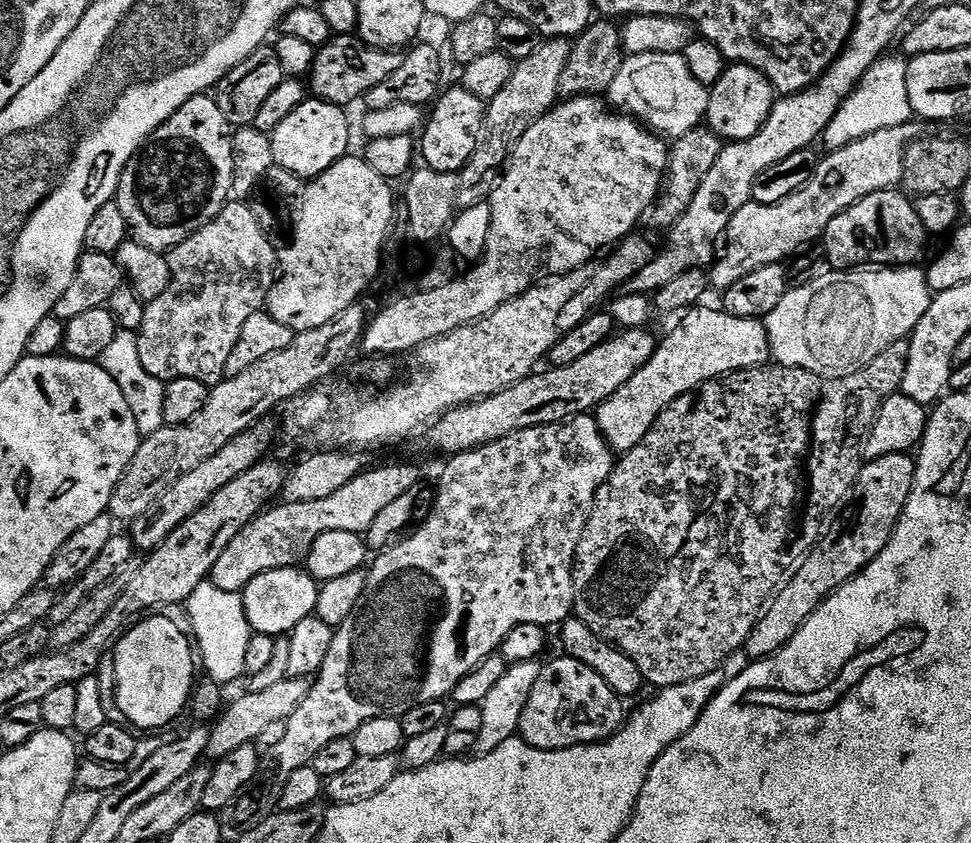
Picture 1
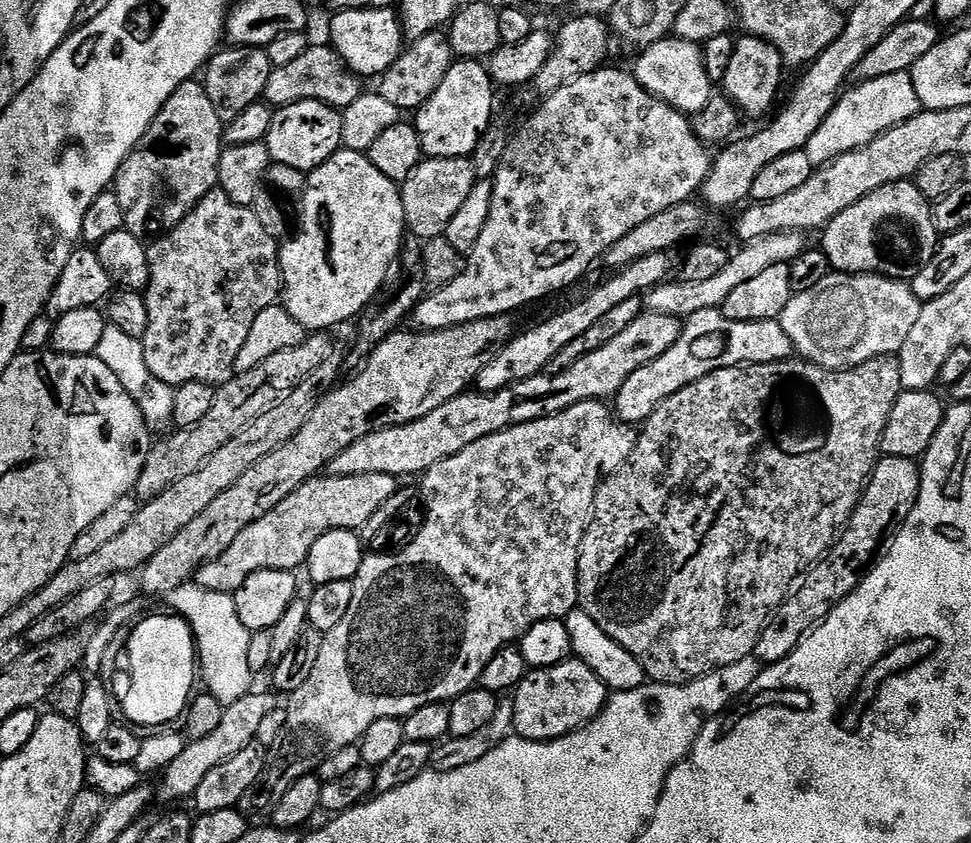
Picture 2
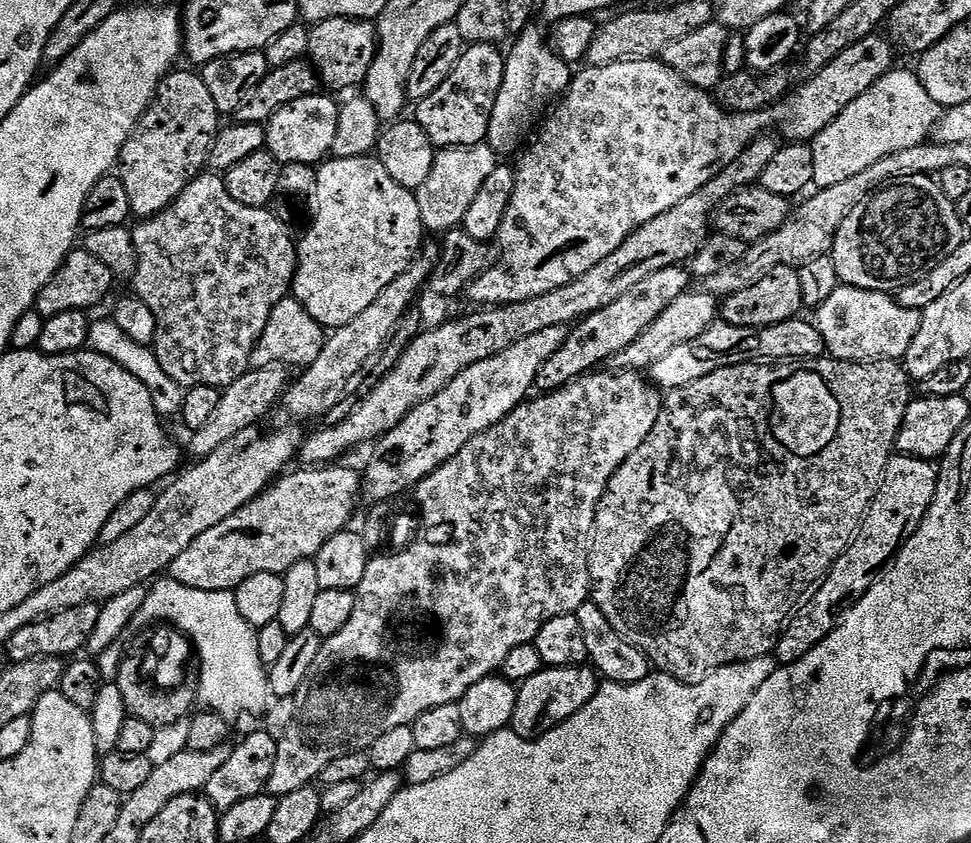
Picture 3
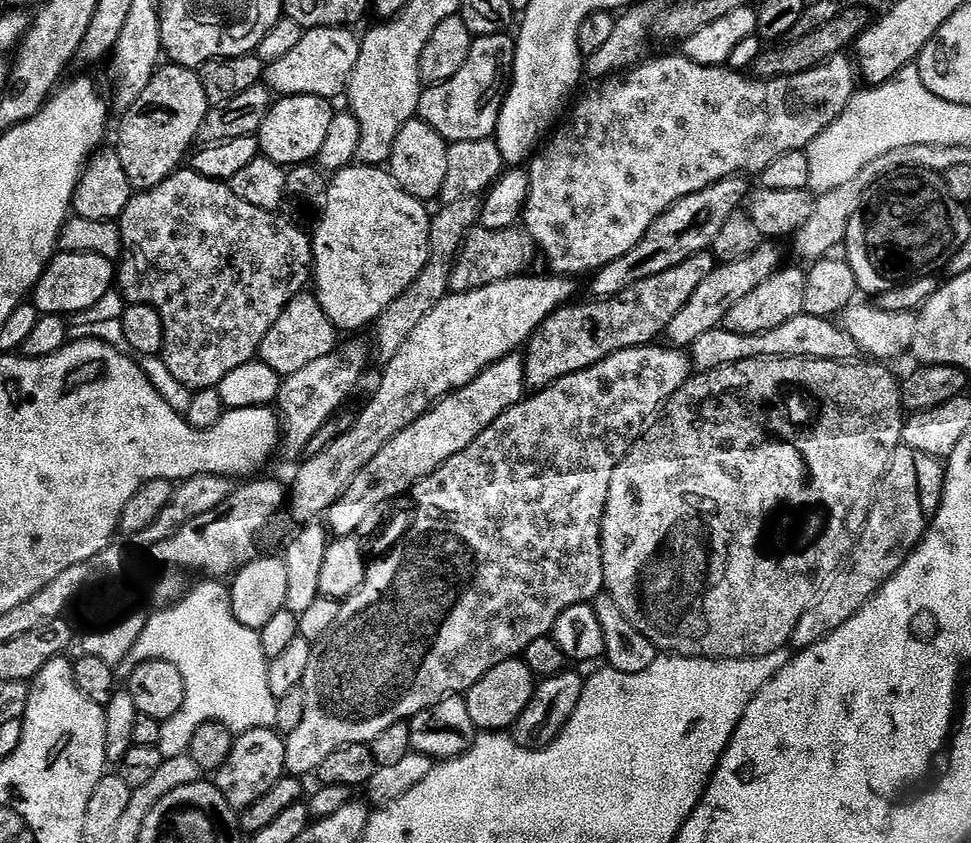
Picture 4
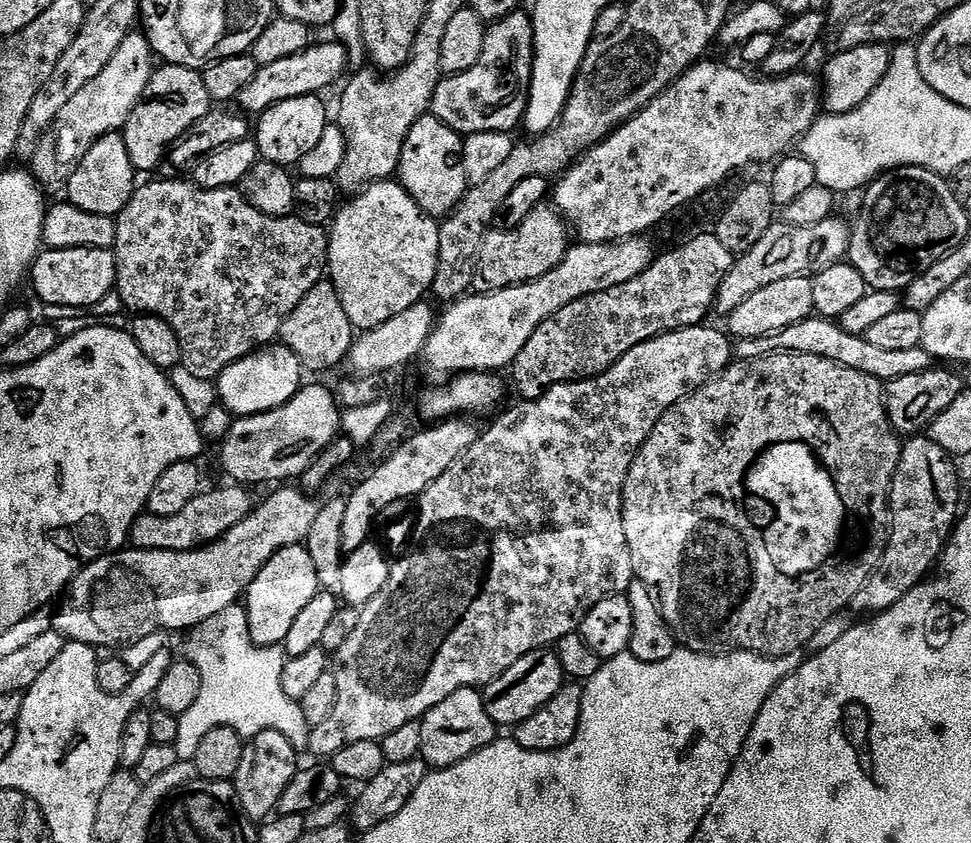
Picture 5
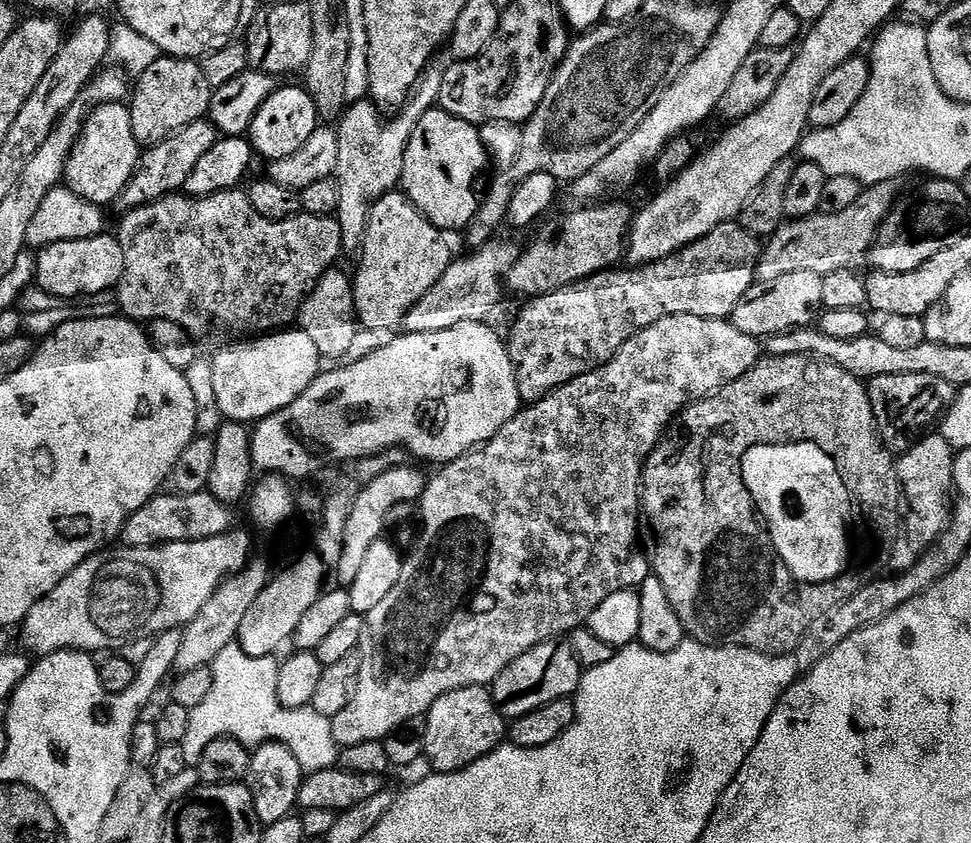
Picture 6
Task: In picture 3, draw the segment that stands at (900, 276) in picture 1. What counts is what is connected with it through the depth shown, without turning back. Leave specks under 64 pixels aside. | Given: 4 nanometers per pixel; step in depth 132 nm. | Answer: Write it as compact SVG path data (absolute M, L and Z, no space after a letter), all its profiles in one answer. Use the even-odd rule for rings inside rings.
M841 286L815 309L814 323L822 334L829 357L849 361L899 361L910 350L914 334L918 334L920 312L902 306L887 292Z

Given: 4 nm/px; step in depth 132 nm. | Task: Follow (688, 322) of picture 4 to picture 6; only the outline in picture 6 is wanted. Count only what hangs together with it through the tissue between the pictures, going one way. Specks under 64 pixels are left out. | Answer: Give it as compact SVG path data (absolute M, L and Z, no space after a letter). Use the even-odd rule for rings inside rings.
M887 180L881 184L874 184L865 187L860 193L858 202L854 206L846 206L846 210L838 210L838 214L826 214L820 212L815 216L808 216L805 220L788 220L781 224L774 235L767 237L760 253L760 261L756 264L756 280L773 280L782 278L782 274L809 273L826 277L834 274L835 271L851 269L856 259L860 255L867 253L871 249L873 241L880 229L880 223L888 217L893 204L898 199L897 185L893 181Z

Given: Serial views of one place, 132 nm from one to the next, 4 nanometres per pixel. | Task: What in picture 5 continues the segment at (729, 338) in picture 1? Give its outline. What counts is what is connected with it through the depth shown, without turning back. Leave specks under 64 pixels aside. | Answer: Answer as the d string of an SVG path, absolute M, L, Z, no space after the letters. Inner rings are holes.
M809 318L790 326L786 330L776 332L772 336L750 338L749 340L736 340L734 352L739 359L752 360L755 356L767 356L773 352L801 352L814 354L818 358L833 360L834 363L849 367L850 370L861 371L862 374L872 375L874 378L887 382L897 380L906 374L926 372L933 367L932 356L923 346L914 350L886 350L873 346L867 336L846 334L835 319Z

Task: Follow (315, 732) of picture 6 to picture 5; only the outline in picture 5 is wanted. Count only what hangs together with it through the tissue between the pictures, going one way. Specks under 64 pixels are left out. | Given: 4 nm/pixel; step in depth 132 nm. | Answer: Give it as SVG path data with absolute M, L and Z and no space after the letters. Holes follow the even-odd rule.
M239 603L231 604L222 614L191 629L187 659L200 675L200 693L179 719L176 758L192 762L196 747L210 730L232 728L241 738L251 738L266 730L282 734L297 750L308 747L310 727L297 701L282 690L282 670L286 653L283 647L261 648L248 636L248 609Z

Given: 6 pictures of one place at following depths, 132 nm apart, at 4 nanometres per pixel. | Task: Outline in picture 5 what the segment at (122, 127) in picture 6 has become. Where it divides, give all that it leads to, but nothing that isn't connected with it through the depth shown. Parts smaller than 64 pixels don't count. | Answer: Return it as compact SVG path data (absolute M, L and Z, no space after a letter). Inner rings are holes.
M111 132L98 138L98 142L94 142L94 146L86 150L86 158L82 158L78 170L74 170L70 178L66 189L66 200L67 203L78 206L78 210L115 218L130 202L132 193L137 187L138 173L130 162L130 154L126 151L123 135L120 132Z

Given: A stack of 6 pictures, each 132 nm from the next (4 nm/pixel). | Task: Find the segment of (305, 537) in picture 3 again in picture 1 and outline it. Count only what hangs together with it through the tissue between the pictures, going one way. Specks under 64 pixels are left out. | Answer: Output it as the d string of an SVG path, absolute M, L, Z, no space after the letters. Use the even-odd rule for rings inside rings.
M388 464L385 468L372 468L361 472L354 482L346 482L342 490L334 490L330 498L318 502L279 503L255 516L250 523L222 550L218 562L214 562L210 582L218 590L243 593L244 587L258 574L270 570L282 570L303 565L310 554L310 546L322 534L330 530L367 533L370 522L378 518L379 512L390 506L394 498L413 491L420 480L420 472L412 464Z

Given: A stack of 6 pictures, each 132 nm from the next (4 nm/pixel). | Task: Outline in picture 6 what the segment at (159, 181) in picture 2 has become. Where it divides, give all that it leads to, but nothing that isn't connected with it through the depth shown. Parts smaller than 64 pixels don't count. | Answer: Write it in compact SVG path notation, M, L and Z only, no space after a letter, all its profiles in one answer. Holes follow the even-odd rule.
M161 55L144 74L135 77L130 92L134 138L142 146L169 140L195 120L205 119L211 101L212 87L195 59Z

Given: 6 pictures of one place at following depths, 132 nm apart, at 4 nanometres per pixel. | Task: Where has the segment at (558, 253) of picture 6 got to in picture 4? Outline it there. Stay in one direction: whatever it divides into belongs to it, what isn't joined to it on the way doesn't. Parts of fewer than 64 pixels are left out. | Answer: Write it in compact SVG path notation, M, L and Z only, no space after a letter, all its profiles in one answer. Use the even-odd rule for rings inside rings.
M477 226L469 232L460 253L456 255L456 265L451 274L452 292L469 292L482 286L490 286L494 282L508 280L529 271L528 263L534 256L534 245L523 227L494 228Z

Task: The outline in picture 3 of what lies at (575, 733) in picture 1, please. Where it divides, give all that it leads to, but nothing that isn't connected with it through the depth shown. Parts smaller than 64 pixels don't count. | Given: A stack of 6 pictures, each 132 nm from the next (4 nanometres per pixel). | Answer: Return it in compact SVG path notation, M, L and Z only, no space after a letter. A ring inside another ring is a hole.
M566 665L564 667L544 666L516 689L518 702L514 704L514 718L510 731L523 740L536 740L550 730L554 730L562 722L566 722L578 710L594 698L598 687L598 676L591 667Z

